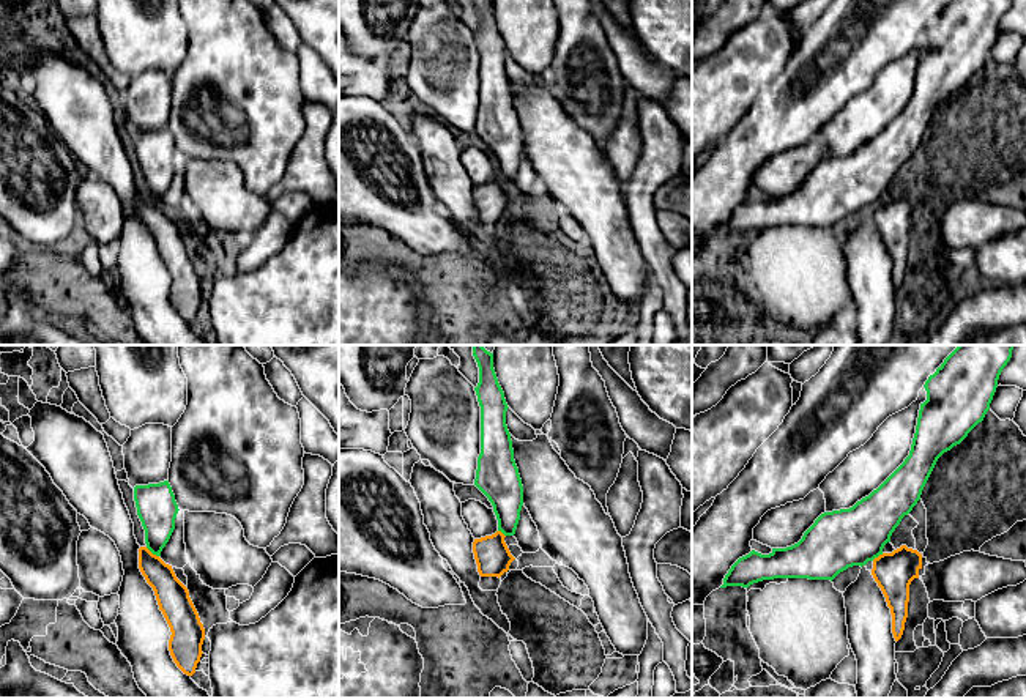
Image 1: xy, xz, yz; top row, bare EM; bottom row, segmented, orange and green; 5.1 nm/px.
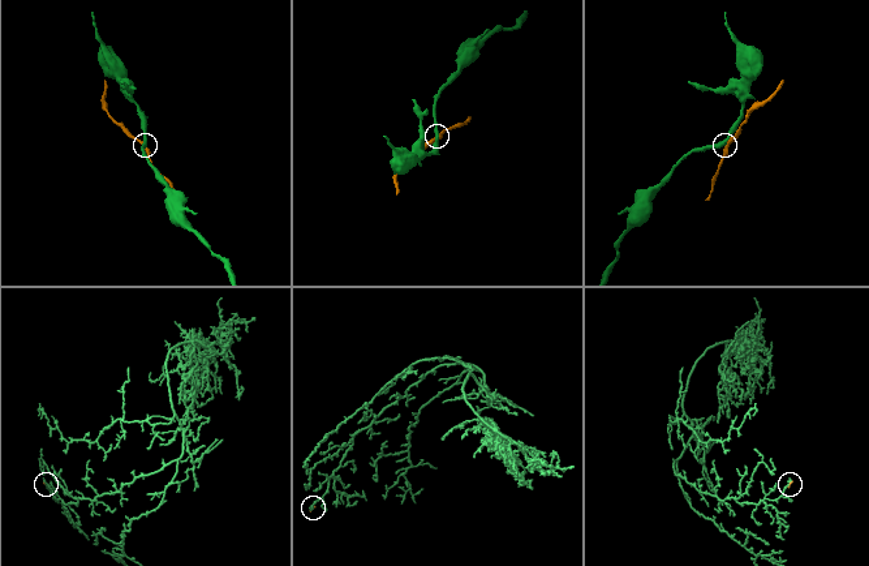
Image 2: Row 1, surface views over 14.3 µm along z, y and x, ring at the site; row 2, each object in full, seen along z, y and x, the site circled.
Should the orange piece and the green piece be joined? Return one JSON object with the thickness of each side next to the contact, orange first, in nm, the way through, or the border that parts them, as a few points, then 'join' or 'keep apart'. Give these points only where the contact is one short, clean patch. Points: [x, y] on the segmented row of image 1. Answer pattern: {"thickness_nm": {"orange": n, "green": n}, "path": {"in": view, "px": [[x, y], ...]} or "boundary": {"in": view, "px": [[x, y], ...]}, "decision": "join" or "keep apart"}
{"thickness_nm": {"orange": 160, "green": 200}, "boundary": {"in": "xy", "px": [[145, 547], [158, 556]]}, "decision": "keep apart"}

